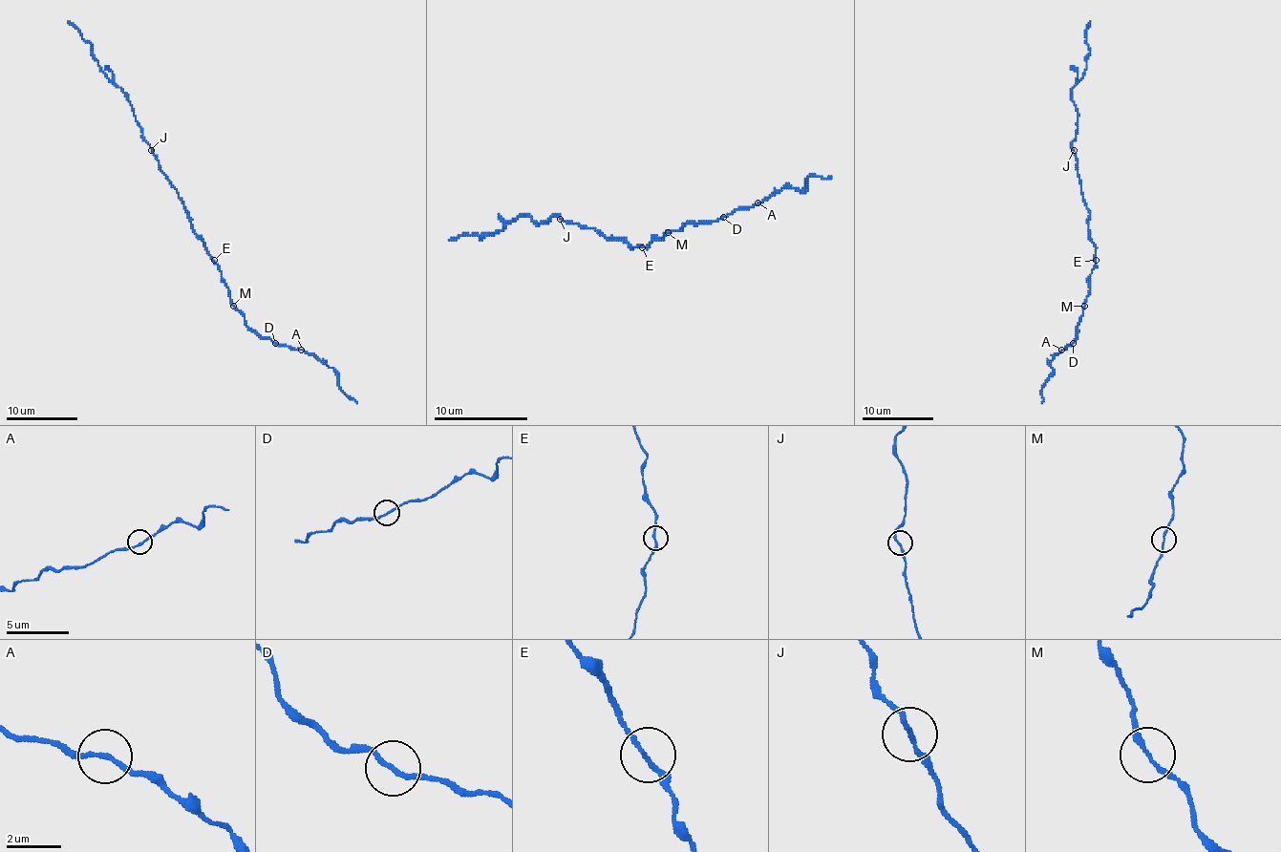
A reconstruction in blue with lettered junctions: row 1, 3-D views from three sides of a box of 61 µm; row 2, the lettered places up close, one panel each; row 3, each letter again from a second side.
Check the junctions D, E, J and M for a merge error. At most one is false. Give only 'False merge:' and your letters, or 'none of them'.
False merge: D

